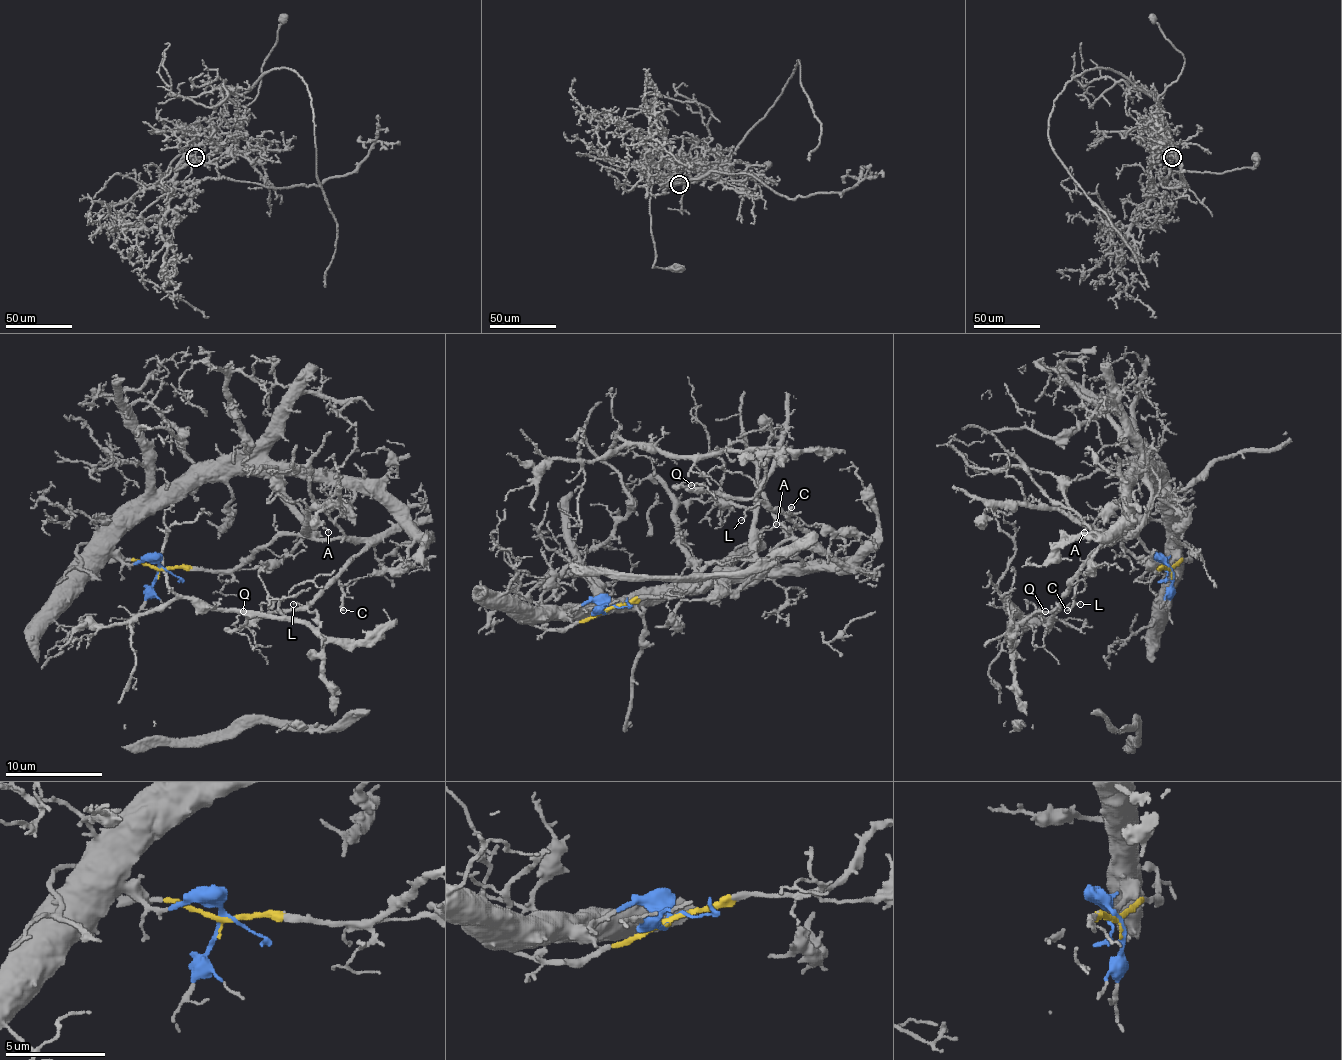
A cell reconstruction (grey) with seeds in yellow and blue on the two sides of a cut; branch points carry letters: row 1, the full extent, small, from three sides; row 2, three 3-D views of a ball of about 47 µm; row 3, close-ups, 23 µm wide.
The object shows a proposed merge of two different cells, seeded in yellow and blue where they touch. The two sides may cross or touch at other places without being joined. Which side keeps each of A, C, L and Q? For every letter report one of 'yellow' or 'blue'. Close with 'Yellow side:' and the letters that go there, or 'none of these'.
A: blue
C: yellow
L: yellow
Q: yellow
Yellow side: C, L, Q

